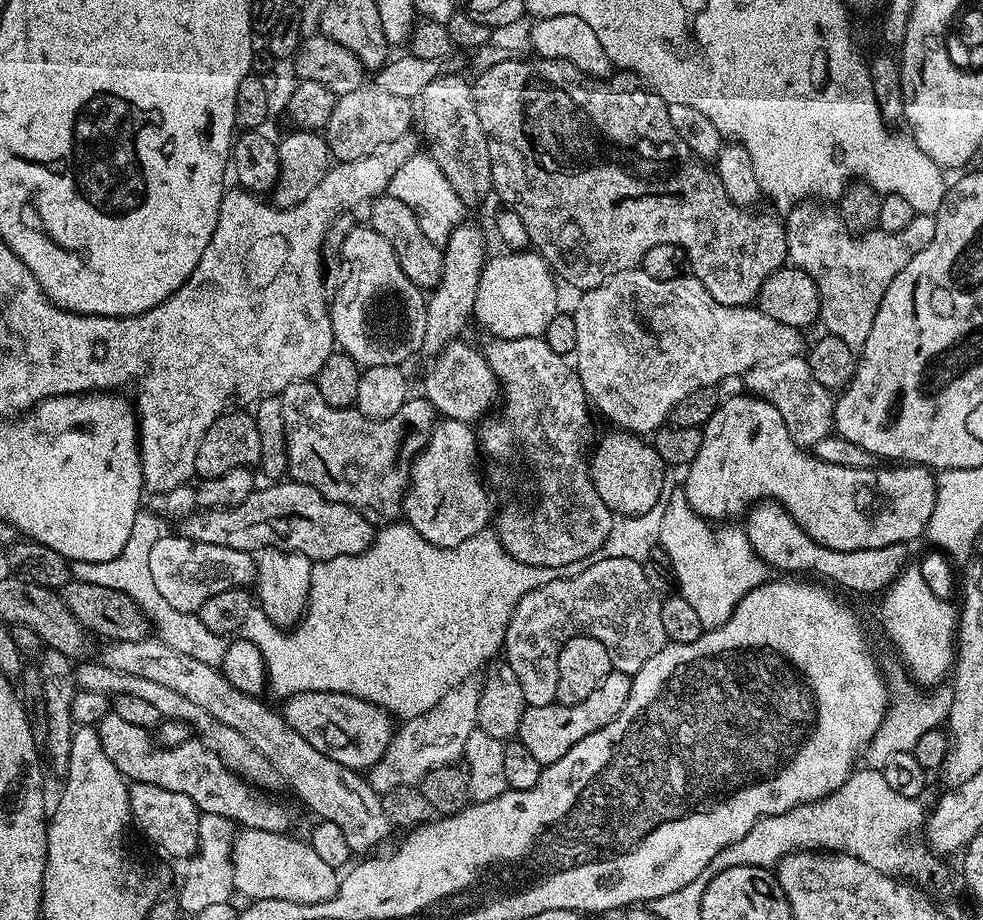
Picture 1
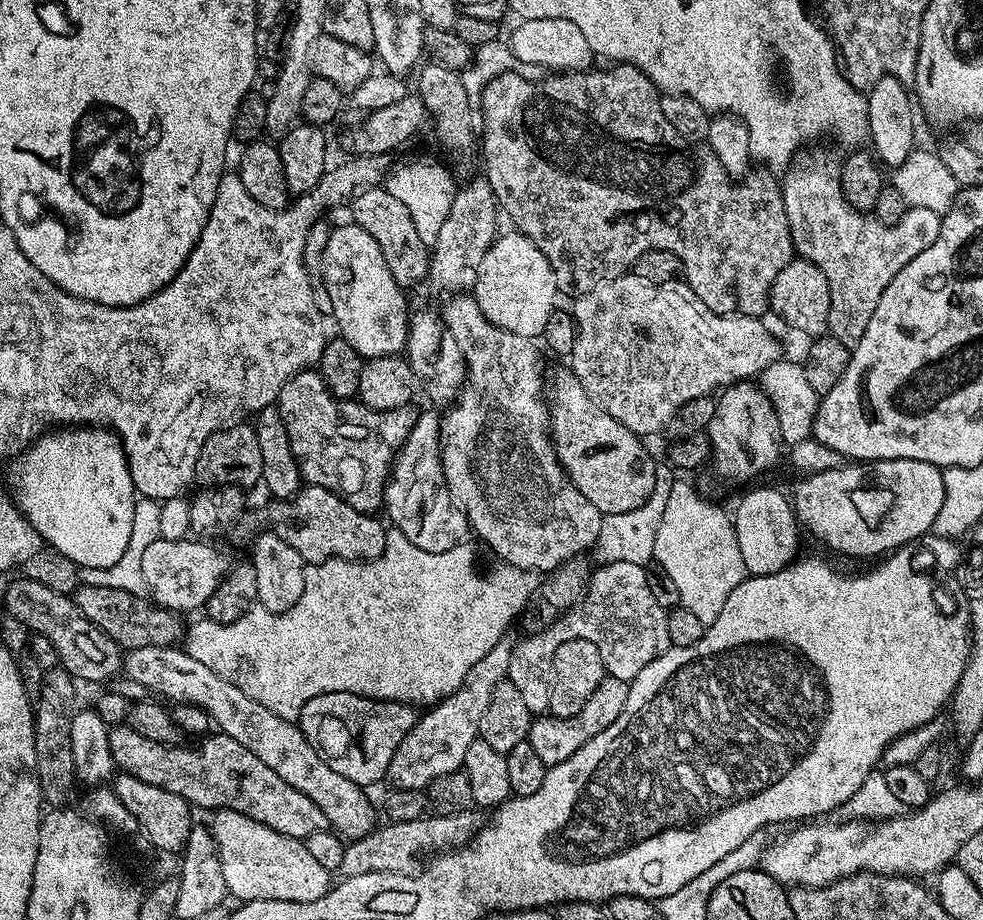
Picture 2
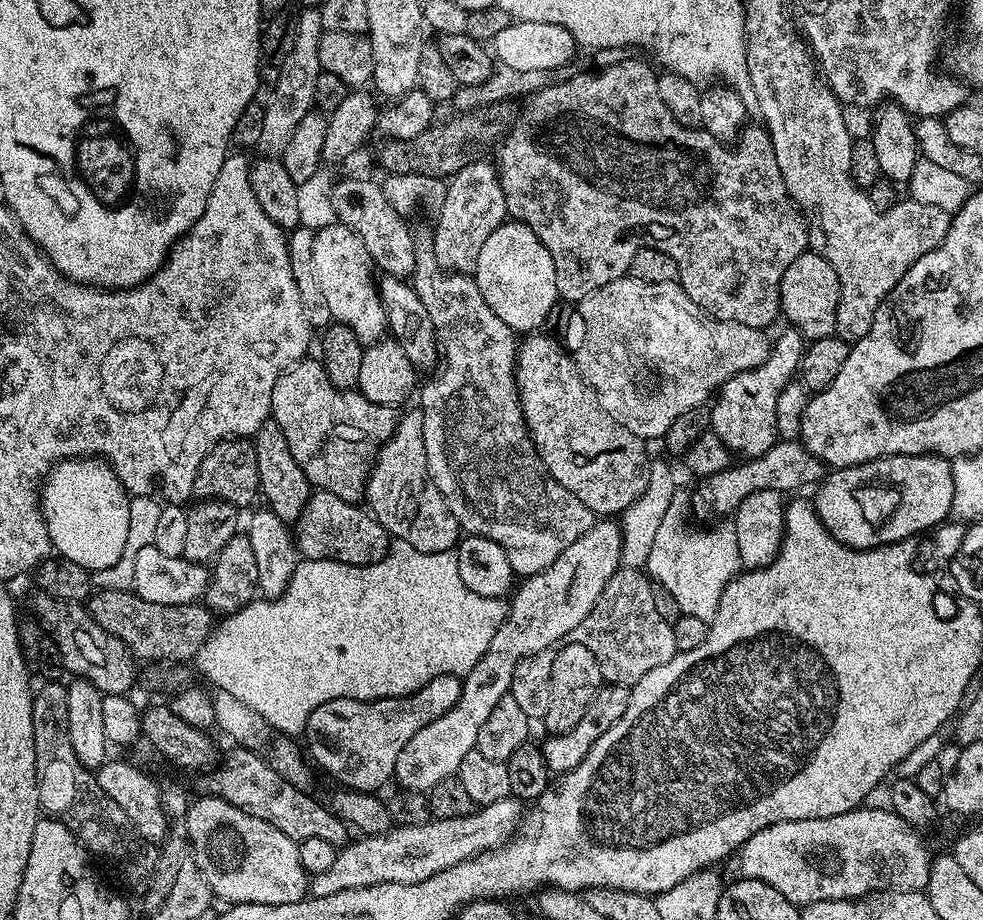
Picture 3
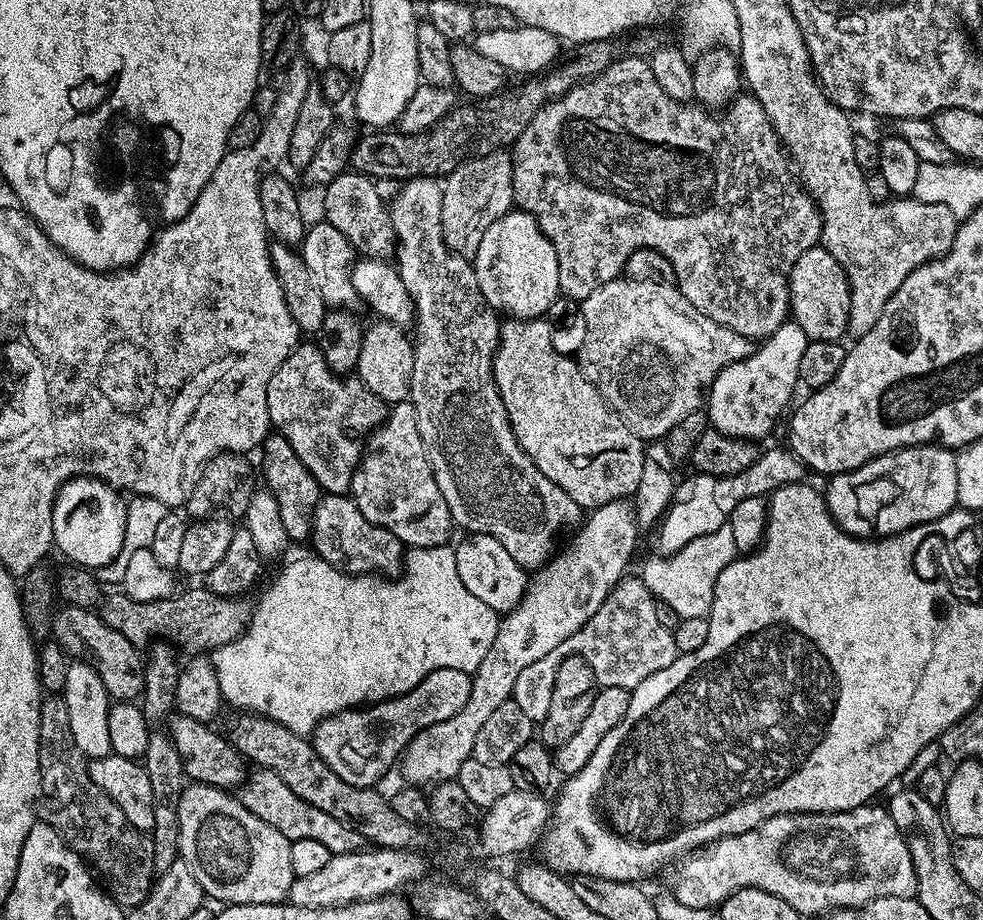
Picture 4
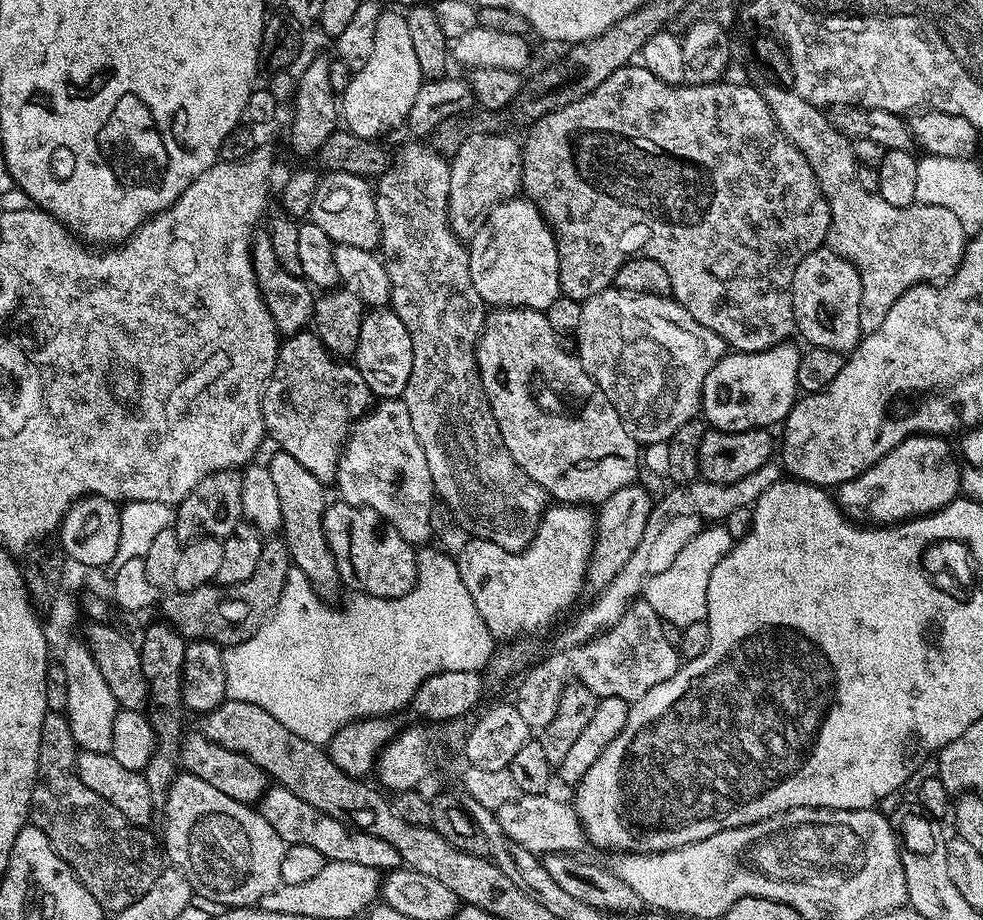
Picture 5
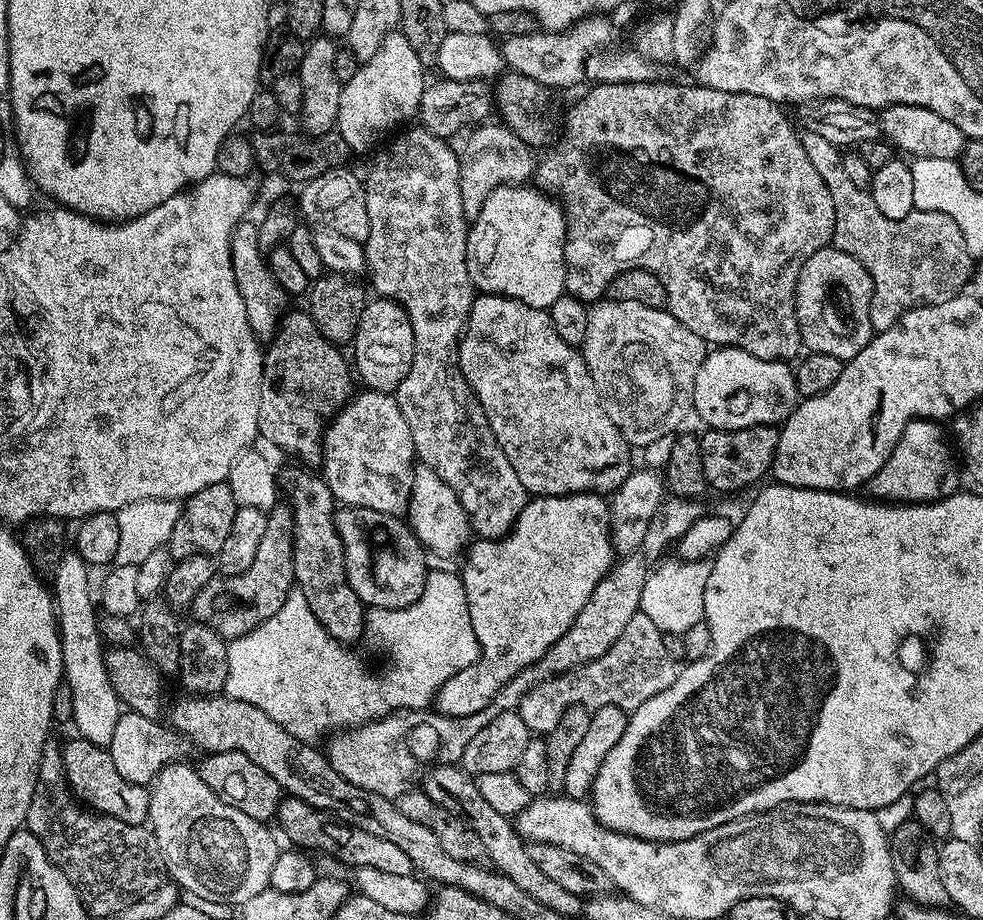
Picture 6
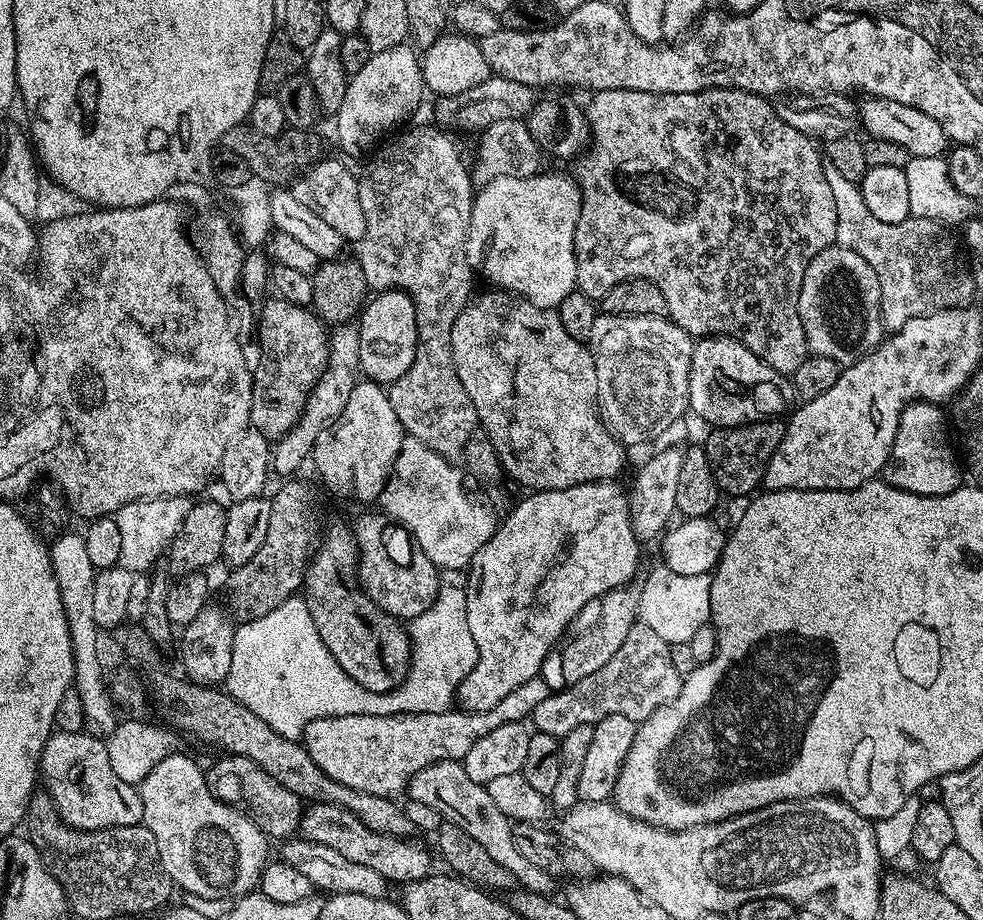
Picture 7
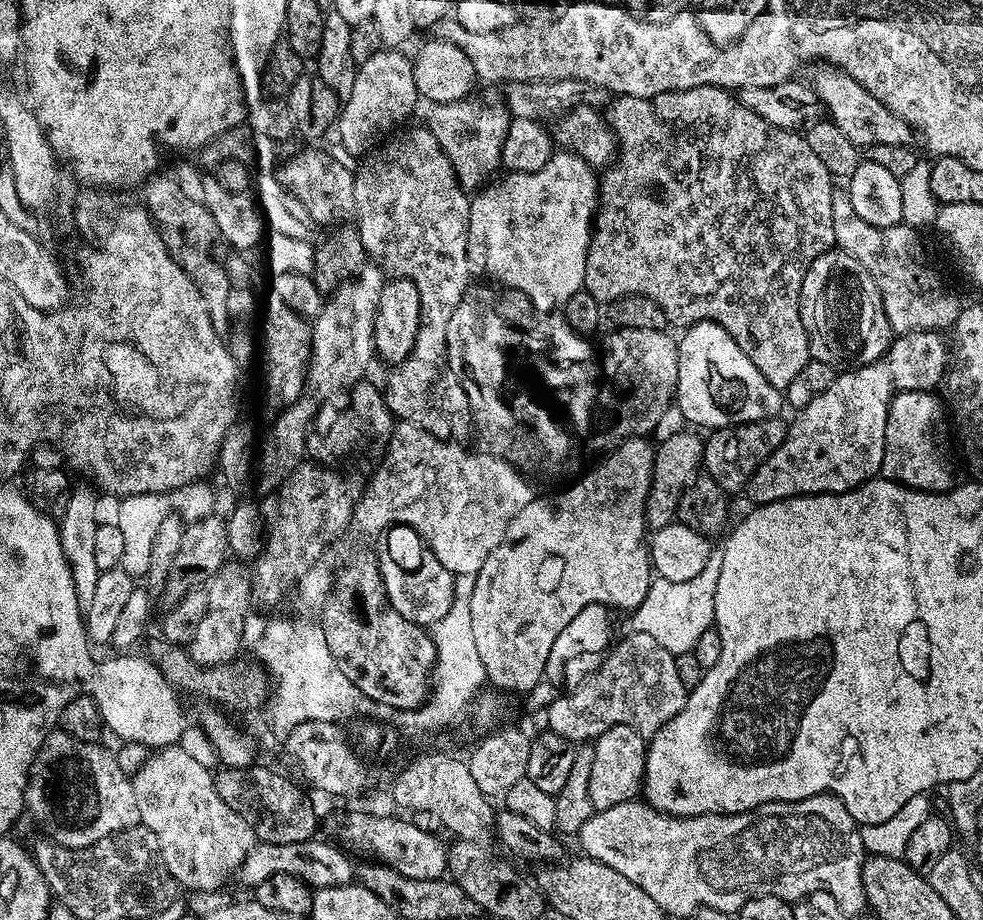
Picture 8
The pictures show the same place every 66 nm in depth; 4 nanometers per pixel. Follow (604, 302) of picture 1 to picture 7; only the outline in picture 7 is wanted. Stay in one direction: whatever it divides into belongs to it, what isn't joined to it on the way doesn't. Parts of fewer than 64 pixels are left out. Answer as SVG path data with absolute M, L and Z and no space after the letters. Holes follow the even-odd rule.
M597 314L587 340L601 389L608 392L606 427L621 444L647 445L674 419L683 417L693 337L662 316Z

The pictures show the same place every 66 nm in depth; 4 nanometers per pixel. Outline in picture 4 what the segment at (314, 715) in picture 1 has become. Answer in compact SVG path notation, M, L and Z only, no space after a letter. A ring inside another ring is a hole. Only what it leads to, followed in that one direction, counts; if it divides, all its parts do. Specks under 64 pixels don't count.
M447 668L446 670L434 670L432 673L429 674L426 678L422 678L422 682L418 682L418 686L414 686L414 690L410 690L406 694L402 694L401 696L395 696L394 698L390 698L389 700L381 700L379 704L371 705L367 710L365 710L363 707L358 708L347 708L345 712L336 712L333 716L328 716L326 719L324 719L321 724L316 727L316 731L312 733L310 737L310 743L313 748L316 749L316 752L320 757L322 758L322 762L326 762L326 766L330 766L330 770L334 770L334 774L338 774L338 778L342 778L342 782L350 782L350 786L362 786L363 788L376 788L377 785L379 785L379 780L383 778L384 775L387 774L388 771L393 771L394 765L399 761L400 757L404 754L404 747L410 743L411 740L414 739L415 736L417 736L422 730L426 730L430 726L434 726L438 722L446 722L446 718L454 718L454 714L458 714L458 710L462 710L462 706L466 706L466 702L470 702L470 690L472 689L472 676L469 675L467 672L459 672L458 670L450 670Z

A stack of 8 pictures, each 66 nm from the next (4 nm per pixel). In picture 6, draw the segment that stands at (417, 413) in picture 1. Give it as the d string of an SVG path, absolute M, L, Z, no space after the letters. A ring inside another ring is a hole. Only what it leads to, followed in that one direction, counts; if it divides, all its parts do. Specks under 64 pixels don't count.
M307 311L290 312L279 321L278 331L264 352L258 433L274 447L305 460L300 461L305 465L319 465L324 454L326 421L353 395L354 376L349 361L347 364L340 353L343 351L323 336Z

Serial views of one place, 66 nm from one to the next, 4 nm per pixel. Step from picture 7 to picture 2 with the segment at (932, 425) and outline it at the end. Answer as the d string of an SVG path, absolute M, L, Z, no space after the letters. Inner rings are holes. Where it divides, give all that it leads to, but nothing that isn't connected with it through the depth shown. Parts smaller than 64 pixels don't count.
M873 460L863 466L814 472L797 481L796 489L790 492L790 499L803 531L808 531L814 539L821 540L826 547L844 556L880 558L895 552L904 544L919 541L932 532L942 510L942 498L946 498L943 471L930 462L917 460Z

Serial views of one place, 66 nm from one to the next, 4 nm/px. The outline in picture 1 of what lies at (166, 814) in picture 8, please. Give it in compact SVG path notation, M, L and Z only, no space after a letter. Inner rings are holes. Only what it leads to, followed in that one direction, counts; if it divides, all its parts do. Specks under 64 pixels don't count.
M243 829L232 841L232 882L237 893L249 896L249 901L285 900L295 904L317 904L336 896L341 877L337 869L326 866L318 854L314 854L311 843L295 840L295 835L266 830Z

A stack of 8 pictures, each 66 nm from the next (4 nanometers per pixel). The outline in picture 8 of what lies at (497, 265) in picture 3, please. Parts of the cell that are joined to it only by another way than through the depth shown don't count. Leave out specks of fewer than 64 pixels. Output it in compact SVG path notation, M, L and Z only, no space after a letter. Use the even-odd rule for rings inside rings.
M556 150L542 170L508 172L497 184L491 184L481 187L468 205L469 261L476 262L481 248L484 251L484 268L492 279L489 281L526 294L538 310L550 312L559 309L570 294L584 287L586 254L592 241L598 207L597 169L574 152Z

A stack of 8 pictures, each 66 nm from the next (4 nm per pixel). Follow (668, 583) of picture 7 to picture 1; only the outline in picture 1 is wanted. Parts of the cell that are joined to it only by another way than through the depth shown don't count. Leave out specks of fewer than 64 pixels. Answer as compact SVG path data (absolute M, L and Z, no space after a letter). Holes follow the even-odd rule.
M676 490L662 516L659 551L668 555L676 575L678 594L690 602L698 619L706 626L725 624L736 611L737 602L750 590L765 583L770 568L757 556L743 527L731 528L728 522L705 520L692 511L683 491Z

